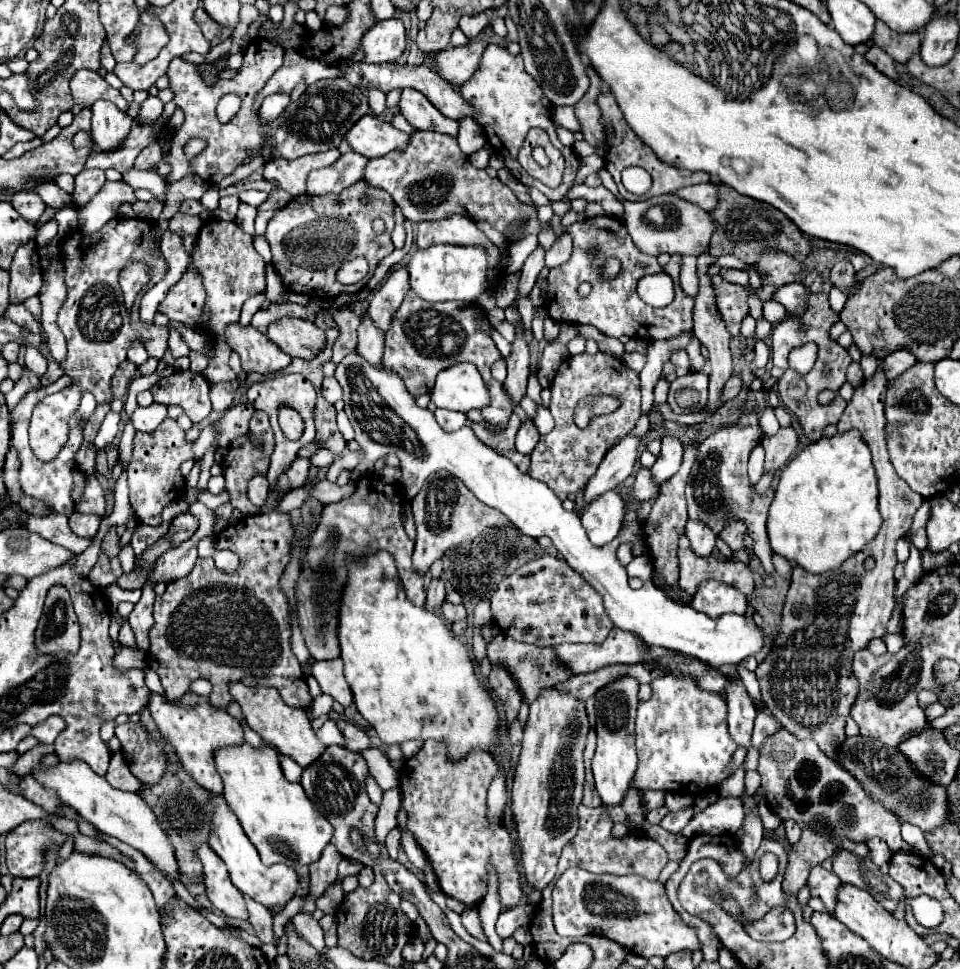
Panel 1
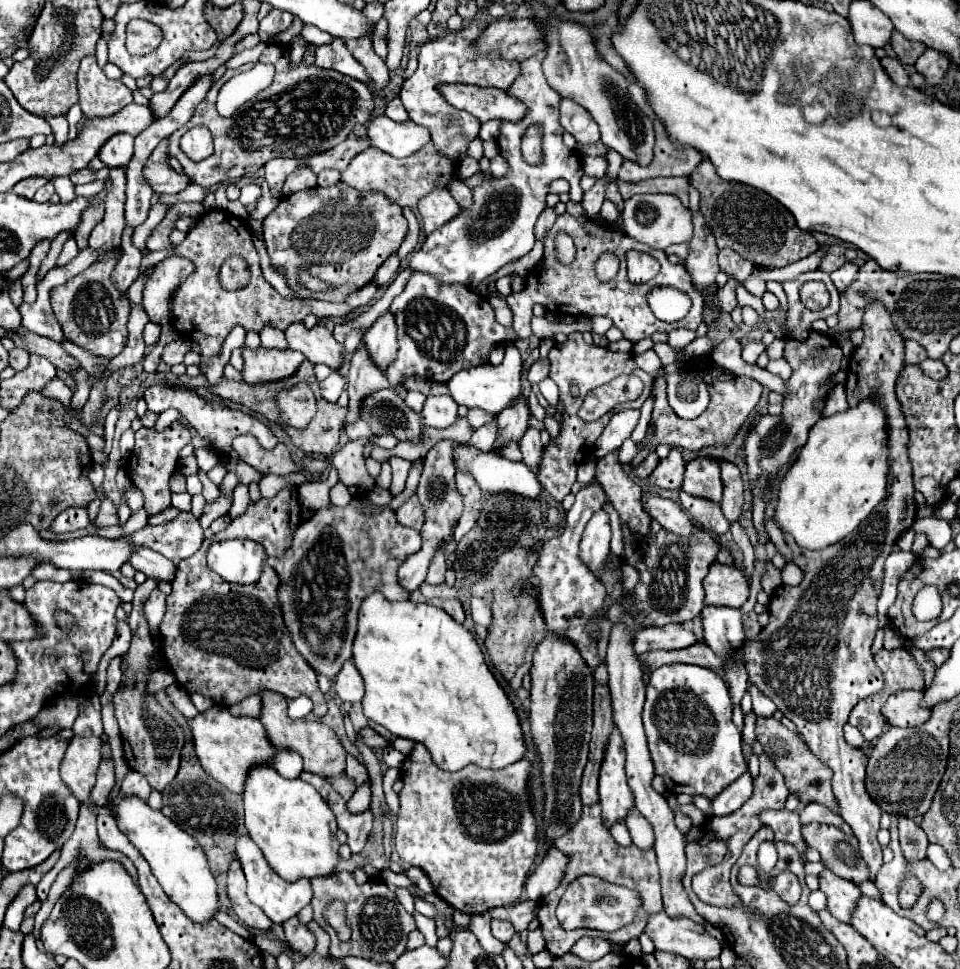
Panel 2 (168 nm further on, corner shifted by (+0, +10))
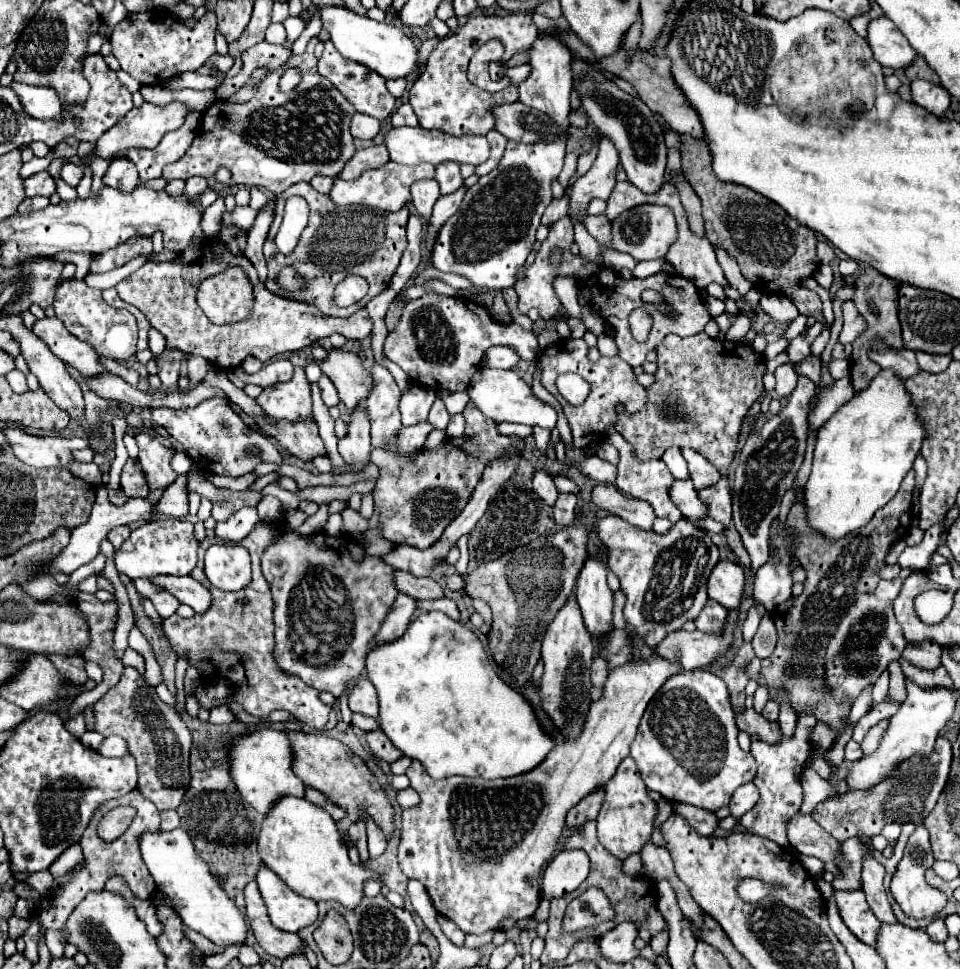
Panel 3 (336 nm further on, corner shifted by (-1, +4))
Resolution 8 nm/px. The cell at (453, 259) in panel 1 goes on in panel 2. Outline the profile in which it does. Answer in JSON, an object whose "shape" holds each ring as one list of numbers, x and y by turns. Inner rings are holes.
{"shape":[[544,52,534,54,532,58,522,62,522,72,516,78,510,94,522,100,530,114,528,120,522,122,502,122,502,134,498,138,500,154,508,162,510,170,502,178,490,176,478,188,472,190,472,208,462,208,462,212,446,222,446,226,434,230,434,234,426,236,420,250,416,250,410,258,410,268,418,272,426,272,436,276,442,282,480,282,486,276,500,270,504,264,514,262,528,254,536,242,534,226,544,210,544,200,550,188,550,182,556,178,564,178,570,183,569,196,574,202,582,202,580,178,584,174,581,157,574,150,568,150,562,142,564,128,560,126,560,100,562,96,550,88,546,76,542,72],[530,124,542,126,542,164,532,166,522,158,520,140,526,134],[512,180,512,186,510,186]]}

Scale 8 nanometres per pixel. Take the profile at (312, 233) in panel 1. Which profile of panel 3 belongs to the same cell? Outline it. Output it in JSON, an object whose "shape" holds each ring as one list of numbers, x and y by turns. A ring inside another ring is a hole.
{"shape":[[295,184,277,196,275,220,269,228,267,242,263,248,267,268,269,268,265,288,273,294,285,296,287,292,277,290,275,278,283,266,293,266,309,282,309,290,297,294,299,298,295,298,295,300,317,306,323,314,329,314,329,316,351,316,355,310,363,308,373,296,377,296,379,292,383,292,389,286,389,280,399,266,401,254,407,248,407,232,405,232,407,218,409,218,409,208,403,208,399,212,381,212,381,210,373,210,373,208,359,206,359,204,337,206,337,204,333,204,333,200,329,196,313,190,311,184],[291,196,303,196,311,208,311,214,309,214,309,224,299,238,299,244,295,246,295,250,289,256,283,256,283,254,279,254,279,250,275,246,275,232,281,226,285,200],[349,274,363,276,369,282,369,292,361,302,357,302,349,308,337,308,333,304,333,288]]}

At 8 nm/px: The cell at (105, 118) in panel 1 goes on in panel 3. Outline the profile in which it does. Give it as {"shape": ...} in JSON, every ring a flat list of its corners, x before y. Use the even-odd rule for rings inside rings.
{"shape":[[113,158,105,176,103,176,103,182,111,188,119,188,123,192,127,190,133,190,139,182,139,176,137,176,137,170,135,170,135,164,127,158]]}

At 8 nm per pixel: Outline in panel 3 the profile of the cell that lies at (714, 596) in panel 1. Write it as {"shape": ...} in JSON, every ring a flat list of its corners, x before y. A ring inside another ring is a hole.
{"shape":[[721,560,707,582,709,598,725,606,727,610,737,610,743,598,743,586,745,586,745,574,739,564]]}

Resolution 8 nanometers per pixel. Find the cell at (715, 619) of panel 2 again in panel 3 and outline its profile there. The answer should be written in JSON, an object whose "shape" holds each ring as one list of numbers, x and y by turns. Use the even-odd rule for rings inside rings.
{"shape":[[707,600,707,606,701,610,699,618,695,620,695,626,707,634,723,634,727,622,729,622,729,610,719,606,717,602]]}

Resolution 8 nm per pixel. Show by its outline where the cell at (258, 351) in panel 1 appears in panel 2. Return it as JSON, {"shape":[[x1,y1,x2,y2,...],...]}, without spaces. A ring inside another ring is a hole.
{"shape":[[244,348,244,380,248,384,280,382,296,374,304,356,294,350,248,350]]}

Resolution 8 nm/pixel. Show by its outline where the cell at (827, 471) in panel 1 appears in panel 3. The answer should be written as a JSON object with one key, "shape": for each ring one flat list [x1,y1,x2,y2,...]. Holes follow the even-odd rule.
{"shape":[[881,370,871,386,857,392,837,414,833,414,817,432,813,470,803,488,805,518,807,526,821,534,829,542,841,540,845,534,865,526,873,514,883,508,899,490,901,480,911,470,915,456,921,450,921,440,925,438,923,424,919,422,903,382,891,374,891,370]]}

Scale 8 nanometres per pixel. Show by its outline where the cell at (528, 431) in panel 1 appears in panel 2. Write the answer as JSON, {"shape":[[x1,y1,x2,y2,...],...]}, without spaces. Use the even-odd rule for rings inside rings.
{"shape":[[528,428,528,432,522,436,520,440,520,450,524,454,524,464,538,474,538,460,542,456,542,442,540,442,540,430,536,428]]}

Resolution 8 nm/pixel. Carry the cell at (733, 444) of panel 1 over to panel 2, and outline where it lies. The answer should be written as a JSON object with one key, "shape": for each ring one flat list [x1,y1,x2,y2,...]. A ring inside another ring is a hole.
{"shape":[[694,458,686,464,684,492,712,502,722,500,722,480,720,466,714,458]]}

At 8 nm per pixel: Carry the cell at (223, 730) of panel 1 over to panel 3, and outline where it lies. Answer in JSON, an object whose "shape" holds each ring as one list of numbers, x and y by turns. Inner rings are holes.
{"shape":[[261,728,255,732,231,736,227,760,229,760,229,776,237,792,247,804,251,804,261,814,265,814,271,808,271,802,275,802,275,798,281,798,283,794,303,796,303,782,295,778,291,770,291,746,287,742,285,732]]}

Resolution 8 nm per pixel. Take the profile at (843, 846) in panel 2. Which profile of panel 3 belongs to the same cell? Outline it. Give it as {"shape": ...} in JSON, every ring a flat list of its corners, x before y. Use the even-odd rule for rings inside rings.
{"shape":[[795,814,787,824,787,836,799,854,815,856,821,862,839,862,841,844,831,838,809,814]]}

